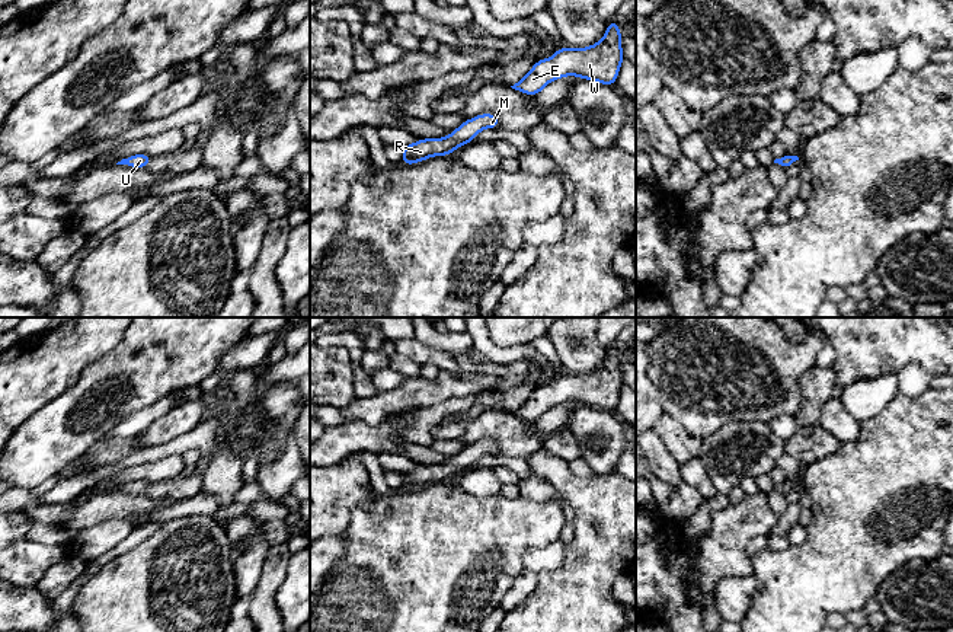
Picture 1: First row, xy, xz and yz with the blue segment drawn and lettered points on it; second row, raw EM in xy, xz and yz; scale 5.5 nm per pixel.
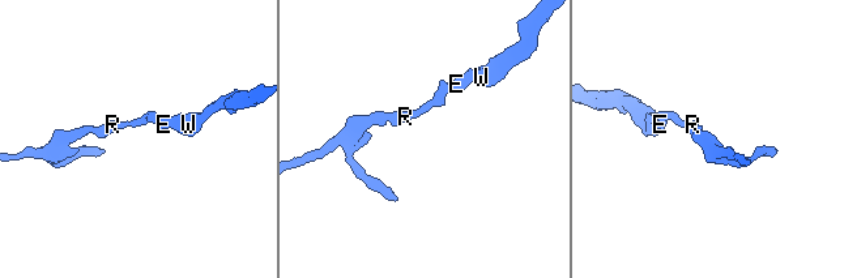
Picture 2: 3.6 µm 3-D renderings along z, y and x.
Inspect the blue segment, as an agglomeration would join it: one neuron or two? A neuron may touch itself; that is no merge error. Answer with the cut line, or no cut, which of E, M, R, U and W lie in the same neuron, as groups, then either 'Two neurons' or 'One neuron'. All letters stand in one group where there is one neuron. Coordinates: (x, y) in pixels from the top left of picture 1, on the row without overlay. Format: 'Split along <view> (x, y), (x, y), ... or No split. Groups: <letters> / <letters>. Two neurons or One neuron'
No split. Groups: E M R U W. One neuron

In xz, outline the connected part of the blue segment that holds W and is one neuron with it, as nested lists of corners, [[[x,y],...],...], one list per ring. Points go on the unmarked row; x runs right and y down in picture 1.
[[[608,348],[604,363],[591,373],[562,373],[550,384],[538,386],[512,415],[535,422],[553,406],[575,402],[613,412],[624,387],[620,352]]]

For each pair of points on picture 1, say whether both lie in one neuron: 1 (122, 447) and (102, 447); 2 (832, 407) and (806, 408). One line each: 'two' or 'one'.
1: one
2: two

